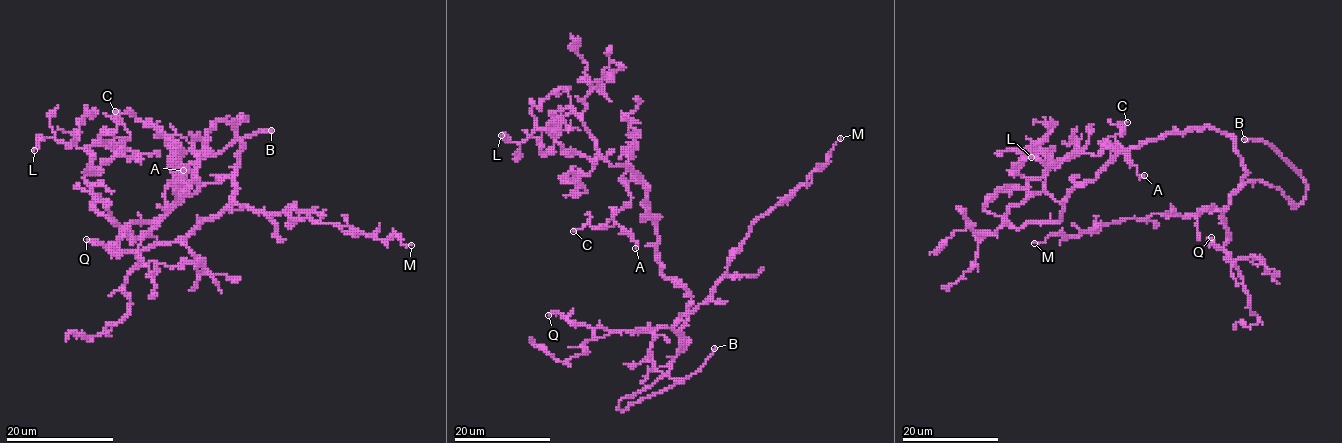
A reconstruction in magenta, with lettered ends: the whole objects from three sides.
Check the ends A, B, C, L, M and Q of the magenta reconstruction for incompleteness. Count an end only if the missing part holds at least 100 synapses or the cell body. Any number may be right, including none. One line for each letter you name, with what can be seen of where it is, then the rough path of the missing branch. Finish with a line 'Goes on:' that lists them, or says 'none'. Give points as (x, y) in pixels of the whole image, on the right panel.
B: Place: (1244, 139)
Goes on: B

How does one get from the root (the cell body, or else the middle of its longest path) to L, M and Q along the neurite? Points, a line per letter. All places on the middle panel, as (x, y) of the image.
L: (663, 268), (643, 181), (612, 166), (575, 114), (560, 109), (555, 131), (551, 122), (520, 143), (501, 135)
M: (663, 268), (690, 298), (683, 349), (675, 323), (710, 296), (749, 227), (805, 185), (840, 138)
Q: (663, 268), (690, 298), (683, 349), (682, 337), (672, 328), (607, 331), (548, 315)

